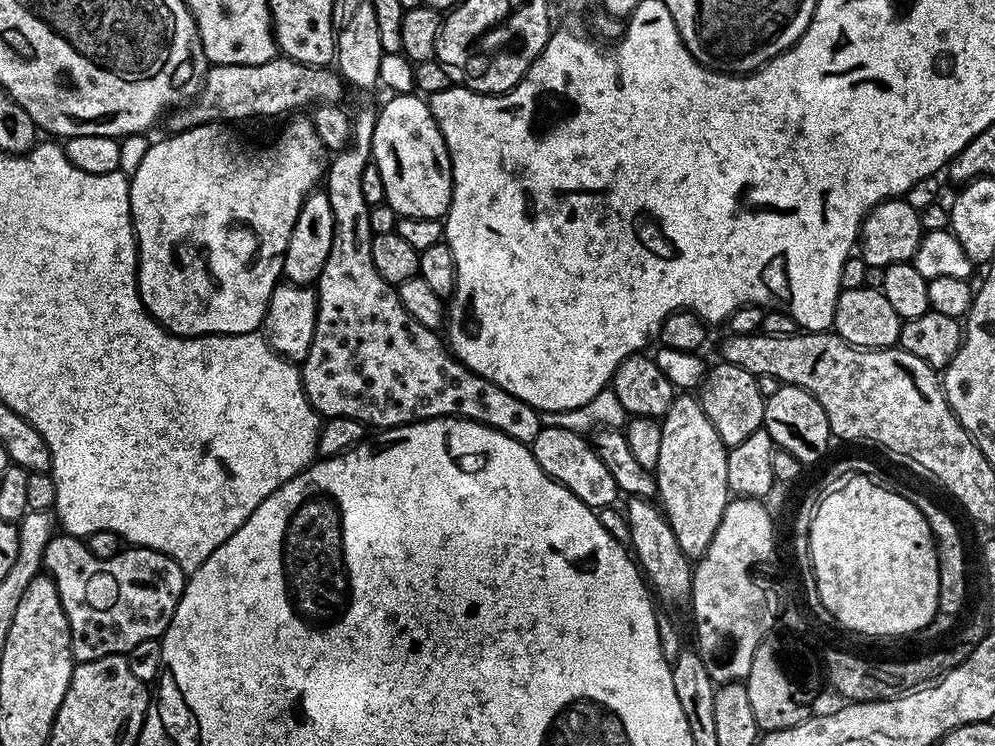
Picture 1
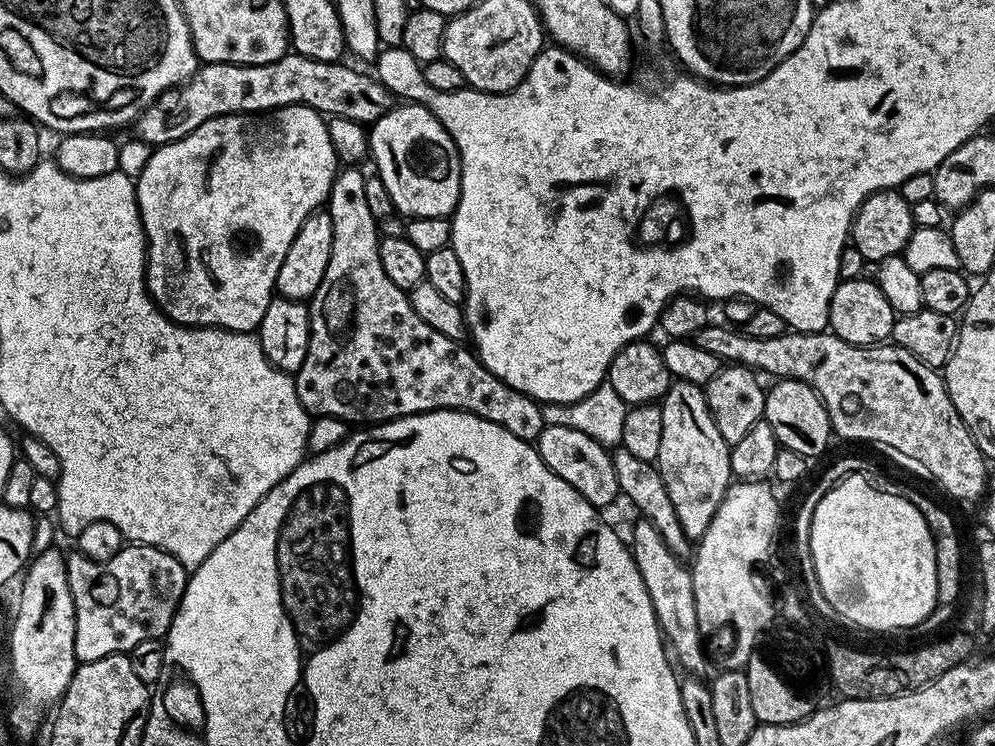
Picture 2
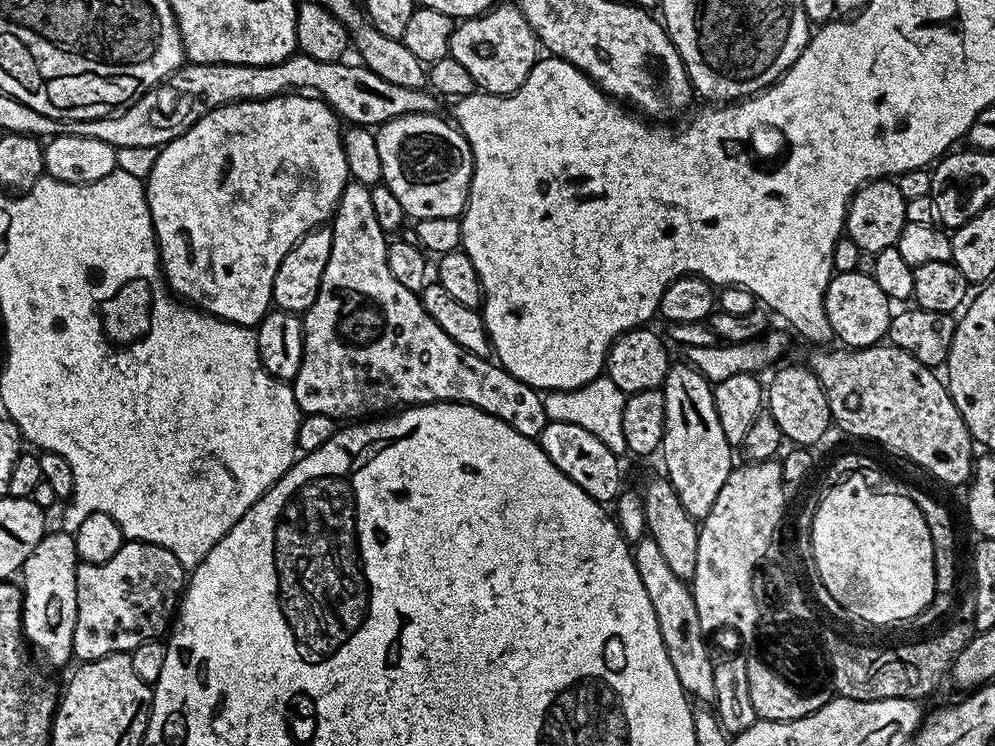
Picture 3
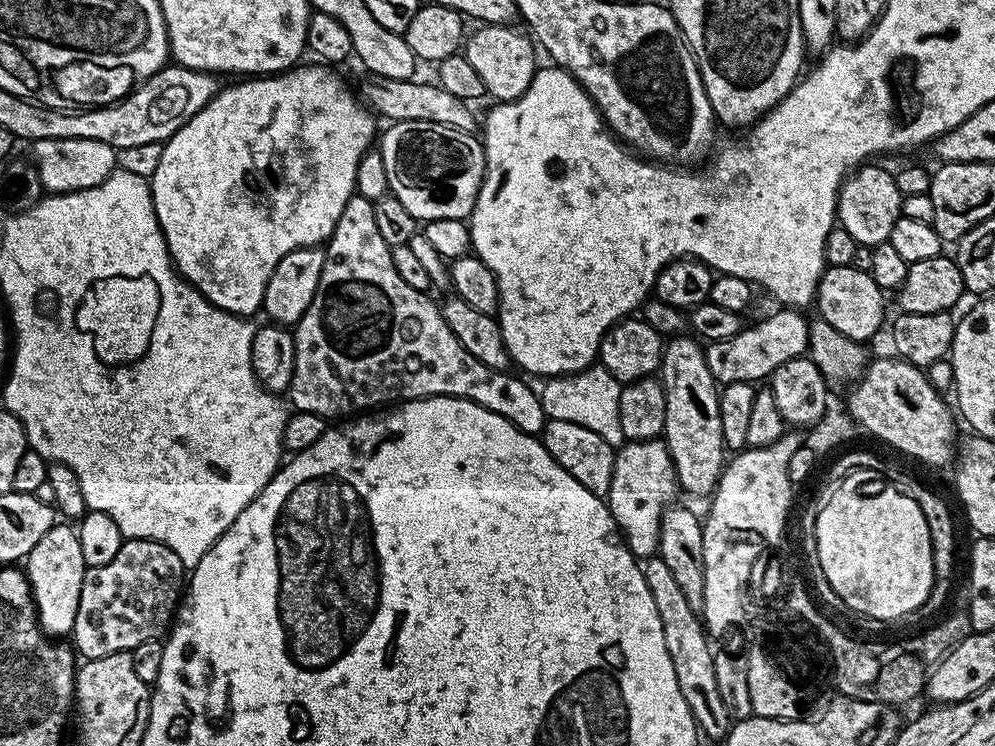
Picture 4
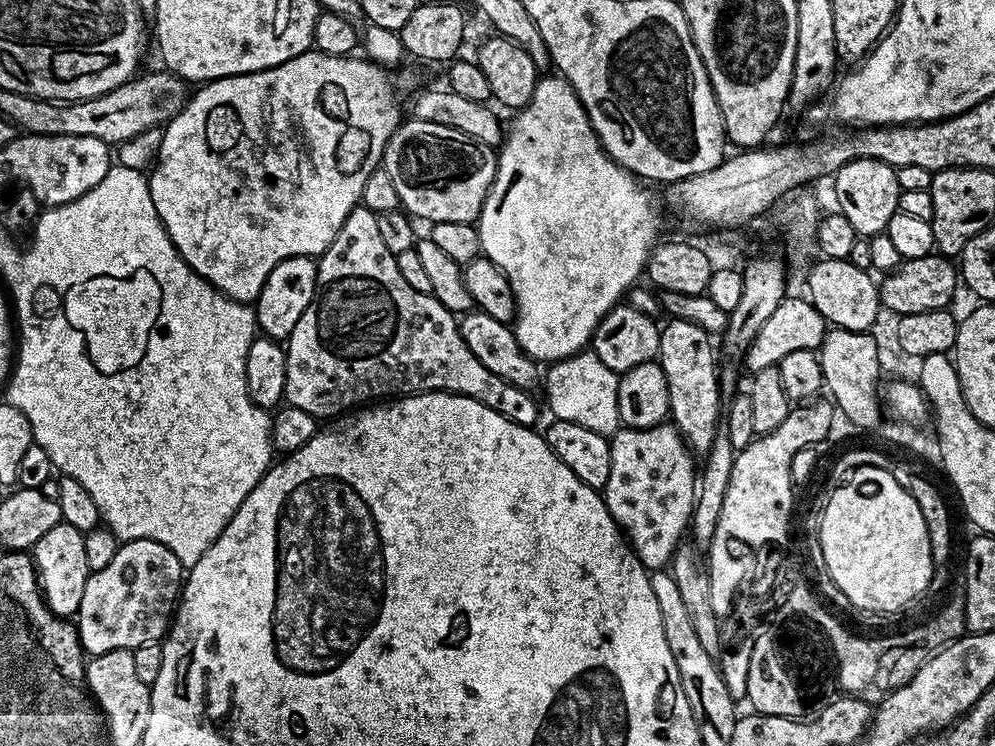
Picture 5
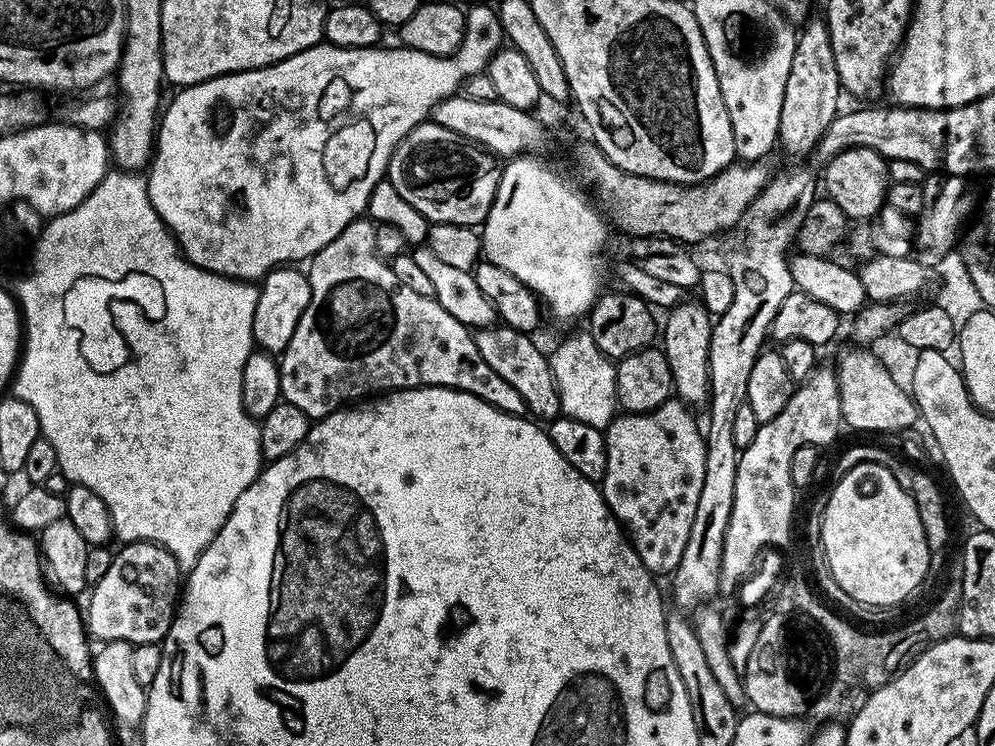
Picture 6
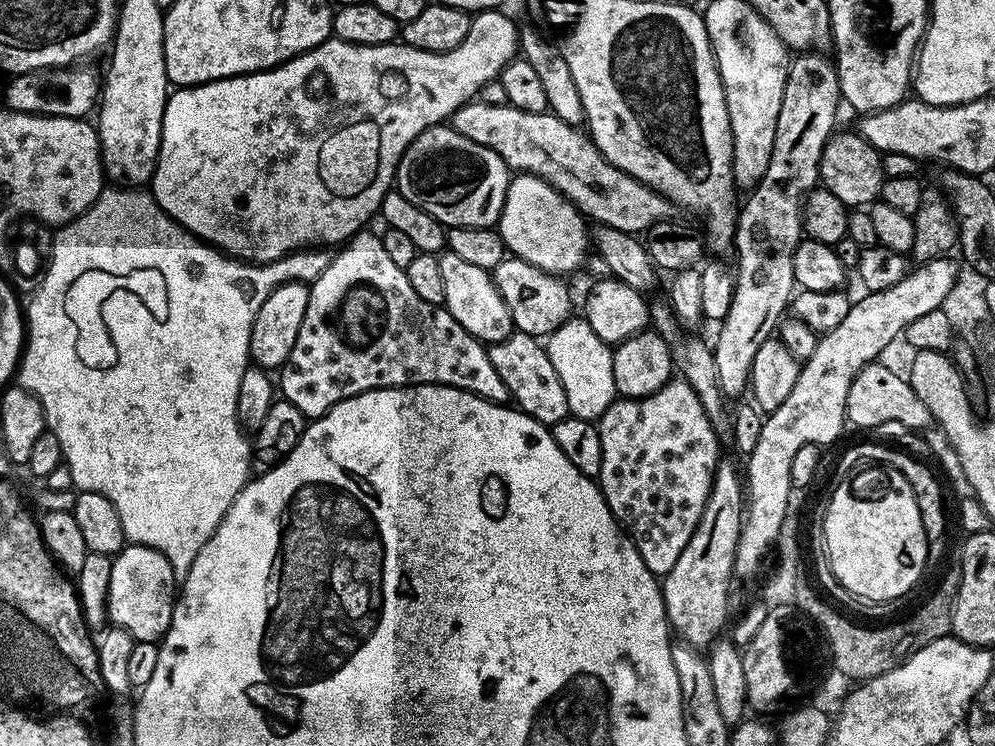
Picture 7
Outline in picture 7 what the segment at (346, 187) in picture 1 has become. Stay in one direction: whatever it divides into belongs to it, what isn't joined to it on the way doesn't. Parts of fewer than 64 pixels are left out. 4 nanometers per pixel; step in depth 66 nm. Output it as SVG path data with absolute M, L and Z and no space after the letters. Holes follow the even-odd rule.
M361 230L351 240L347 241L339 249L341 252L337 251L333 255L332 261L326 266L326 270L322 270L320 277L312 281L308 289L306 314L302 318L302 326L298 330L298 339L294 342L291 361L285 364L279 373L279 376L281 375L280 380L278 376L279 395L285 400L294 402L294 406L298 406L298 410L302 410L305 418L324 416L338 402L342 402L354 394L362 394L371 388L403 388L409 384L445 384L451 388L461 388L467 392L472 392L475 396L481 396L487 400L495 400L497 402L507 401L509 399L508 391L502 382L502 378L498 378L498 370L494 370L494 366L490 366L487 347L470 335L449 314L447 308L443 306L435 308L433 305L427 304L422 298L418 298L418 294L414 294L414 286L410 286L410 278L407 271L394 266L390 254L386 254L386 246L383 239L377 233L375 236L374 233L367 231Z

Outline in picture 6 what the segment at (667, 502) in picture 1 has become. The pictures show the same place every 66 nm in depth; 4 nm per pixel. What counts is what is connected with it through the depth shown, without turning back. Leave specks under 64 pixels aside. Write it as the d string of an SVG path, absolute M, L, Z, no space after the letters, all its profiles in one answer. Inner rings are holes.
M688 298L674 307L667 309L665 320L662 320L662 351L666 362L670 362L672 387L675 395L689 406L707 405L708 402L708 359L710 358L710 338L712 337L713 317L709 316L703 304Z

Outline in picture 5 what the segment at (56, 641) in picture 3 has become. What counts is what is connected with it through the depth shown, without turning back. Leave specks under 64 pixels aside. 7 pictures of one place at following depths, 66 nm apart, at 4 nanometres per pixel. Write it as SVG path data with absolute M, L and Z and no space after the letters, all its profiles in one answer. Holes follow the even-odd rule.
M61 522L50 526L50 530L46 530L46 534L42 534L42 538L38 538L36 545L30 549L44 602L52 613L61 618L75 617L80 611L82 590L86 590L90 575L84 538L85 533Z

